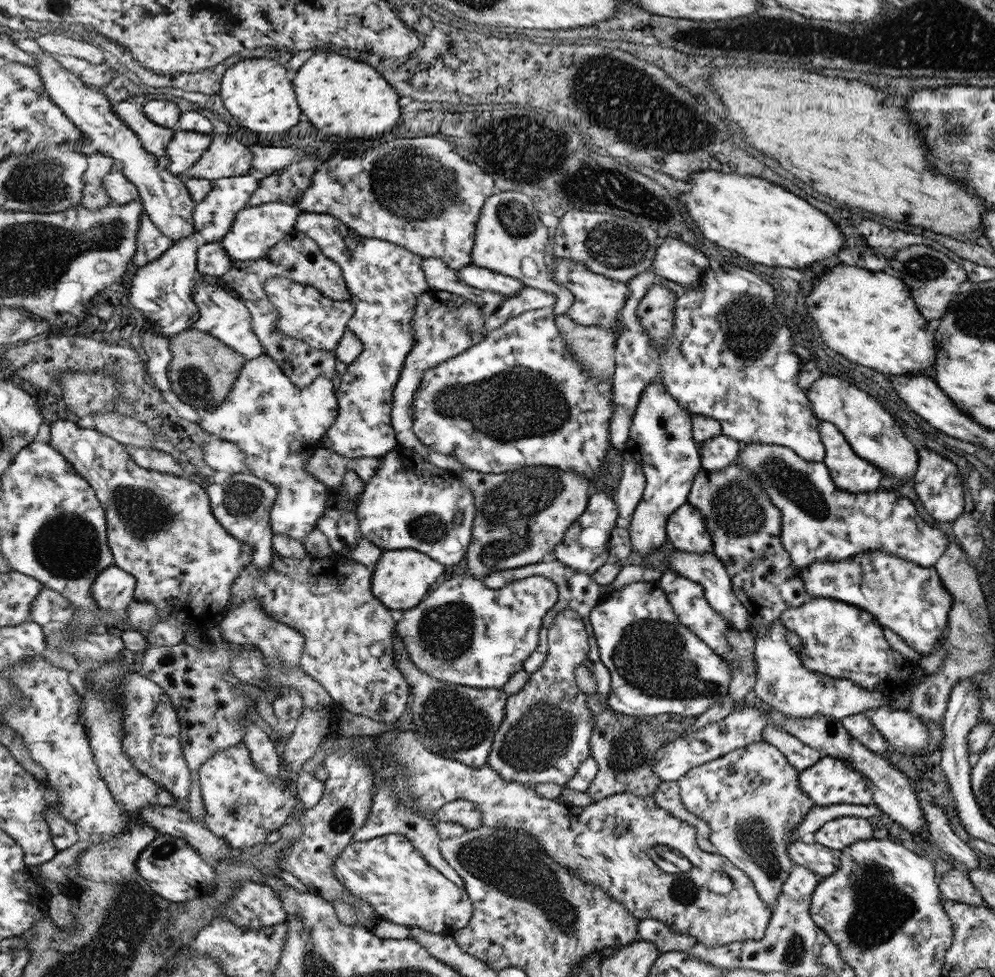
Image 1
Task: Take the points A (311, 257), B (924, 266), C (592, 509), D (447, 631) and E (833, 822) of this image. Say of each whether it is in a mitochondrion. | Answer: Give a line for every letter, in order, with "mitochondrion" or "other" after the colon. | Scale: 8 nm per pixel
A: other
B: mitochondrion
C: other
D: mitochondrion
E: other

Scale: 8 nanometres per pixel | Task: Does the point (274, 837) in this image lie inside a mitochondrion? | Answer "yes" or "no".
no

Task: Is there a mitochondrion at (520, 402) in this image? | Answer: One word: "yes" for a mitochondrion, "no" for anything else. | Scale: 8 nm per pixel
yes

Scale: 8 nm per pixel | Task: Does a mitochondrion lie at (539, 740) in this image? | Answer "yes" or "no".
yes

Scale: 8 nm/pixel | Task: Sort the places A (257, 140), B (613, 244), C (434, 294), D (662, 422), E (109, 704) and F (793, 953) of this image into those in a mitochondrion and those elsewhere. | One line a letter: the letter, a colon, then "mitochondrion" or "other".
A: other
B: mitochondrion
C: other
D: other
E: mitochondrion
F: mitochondrion

